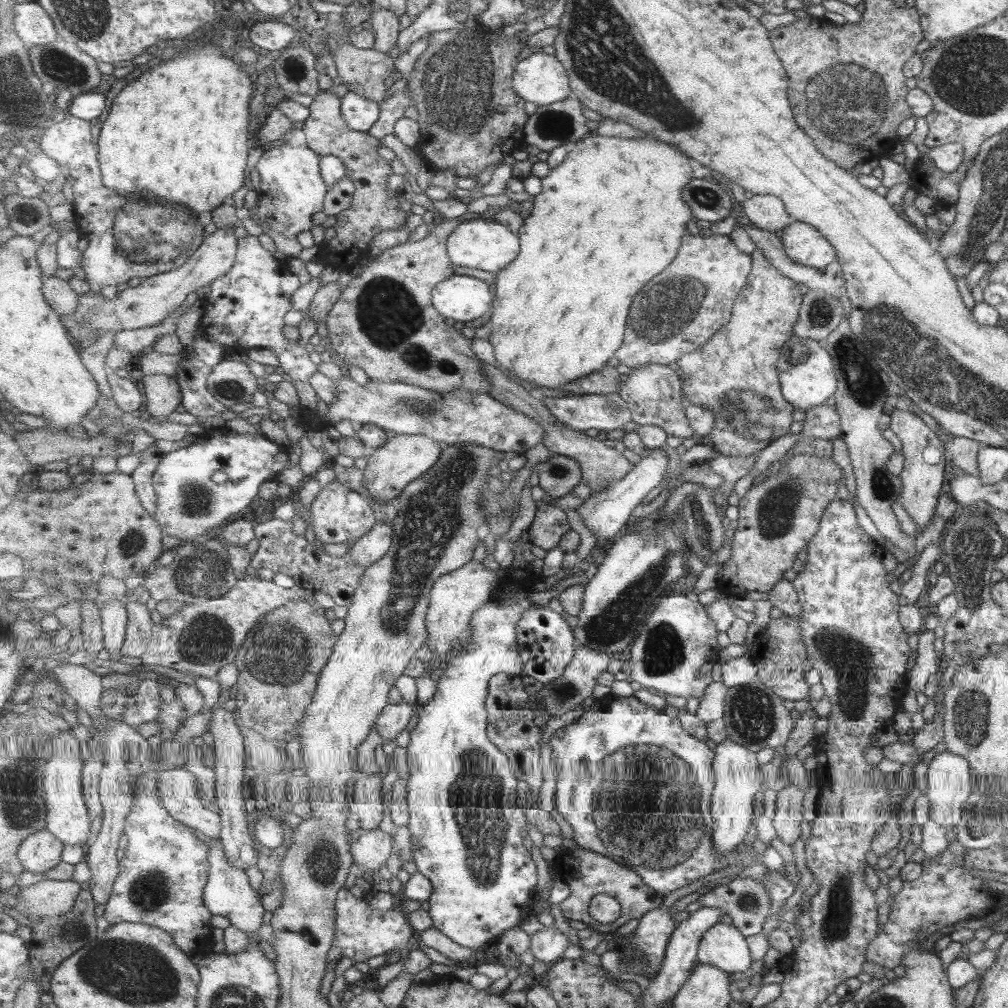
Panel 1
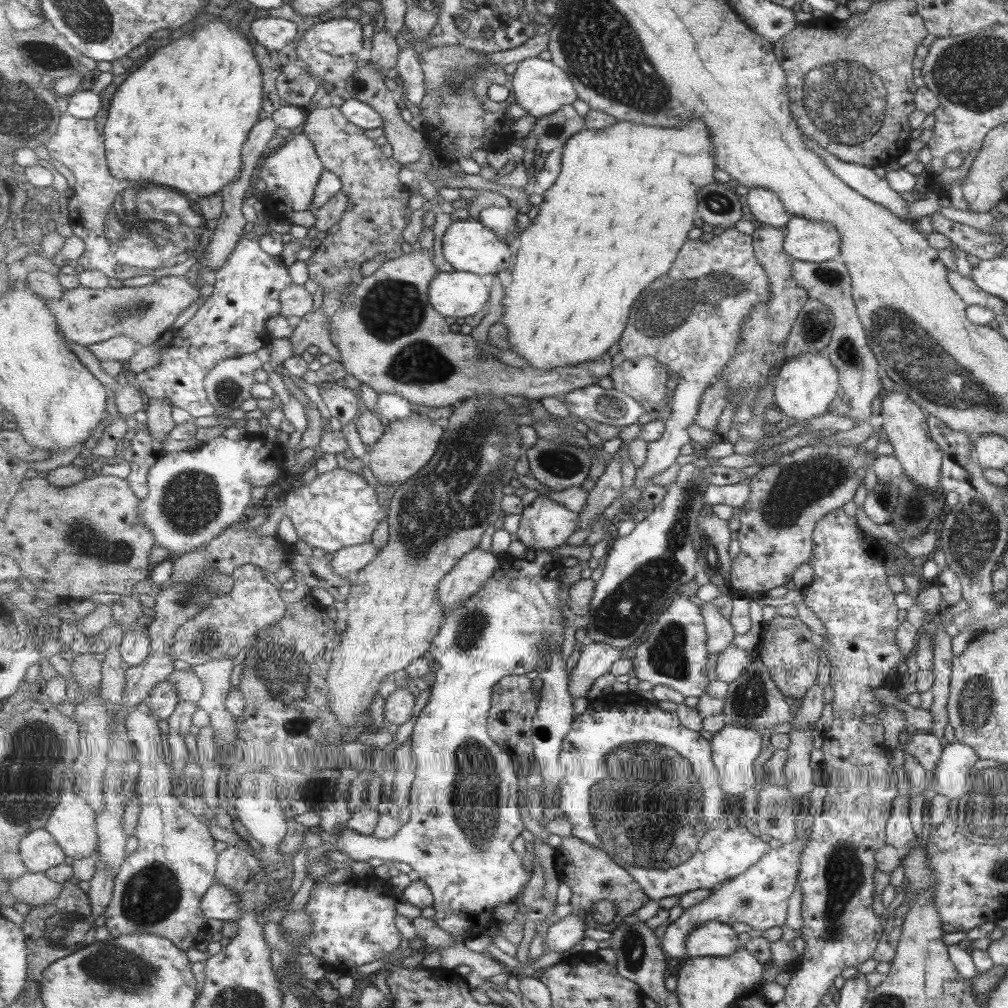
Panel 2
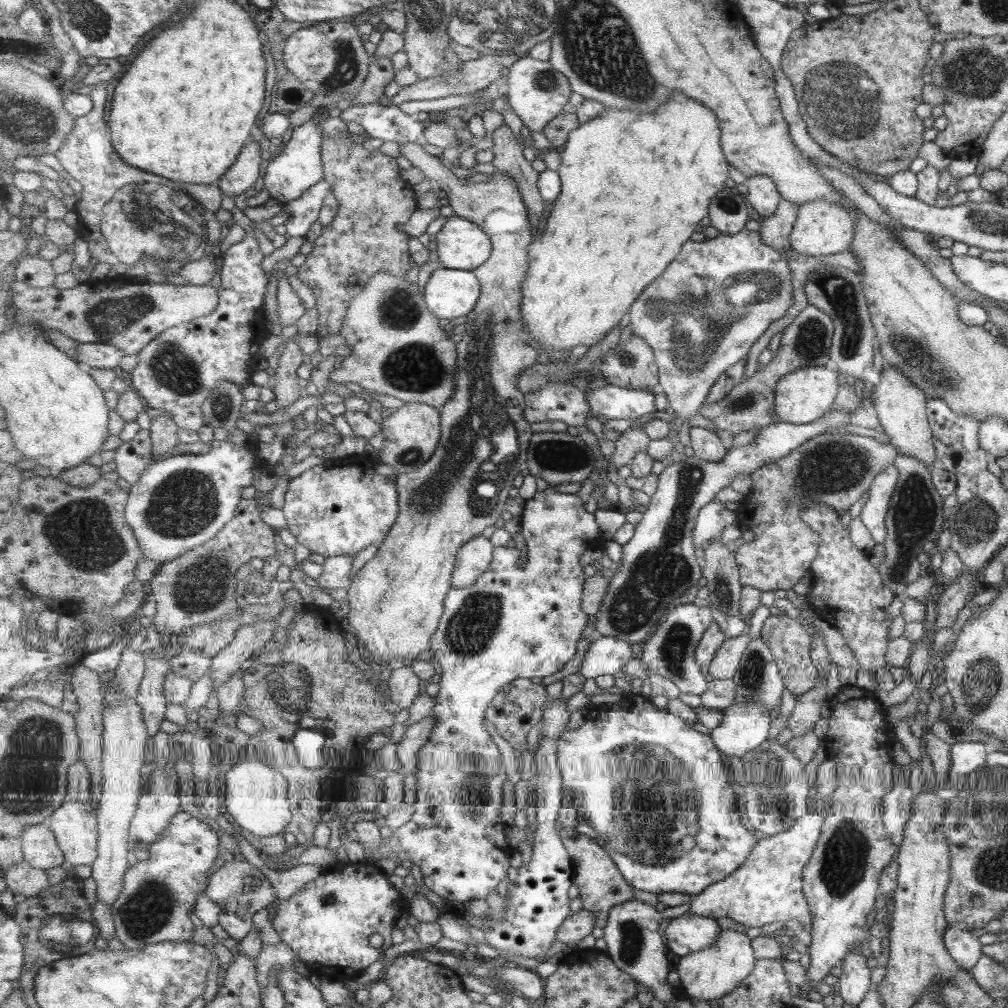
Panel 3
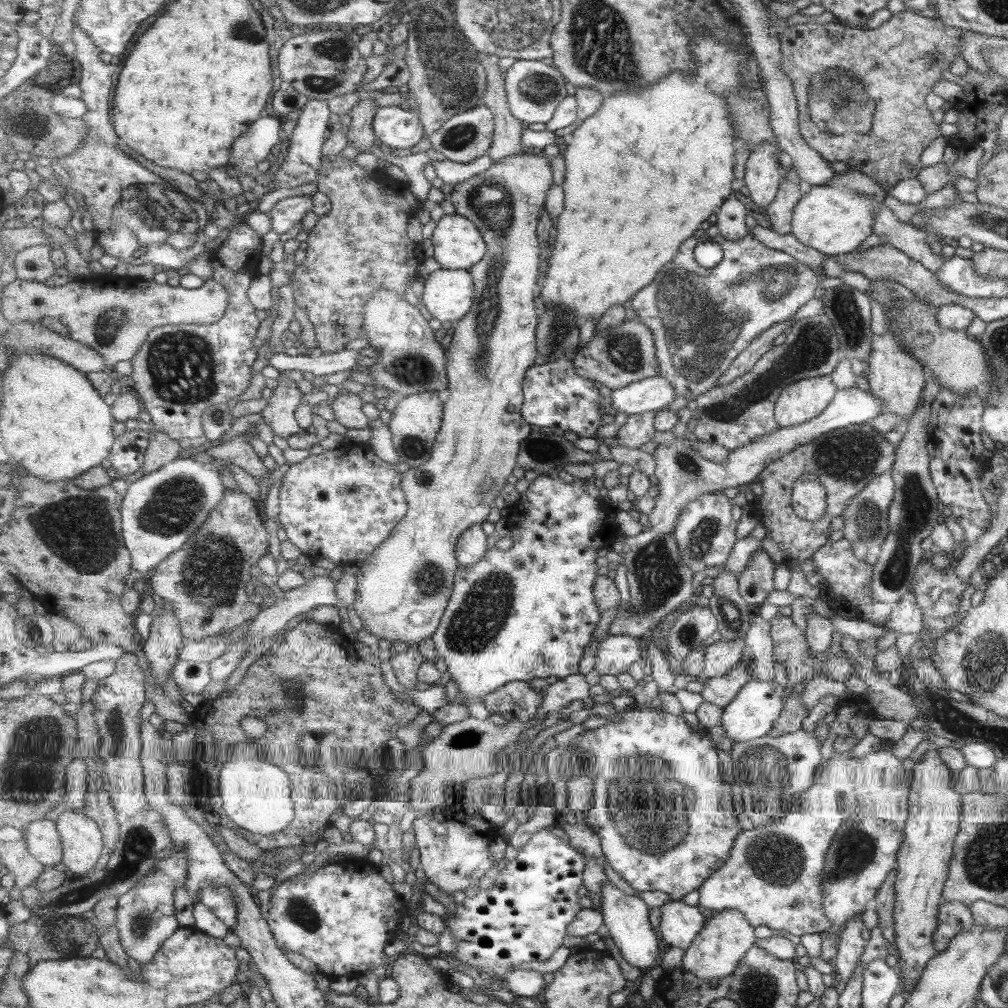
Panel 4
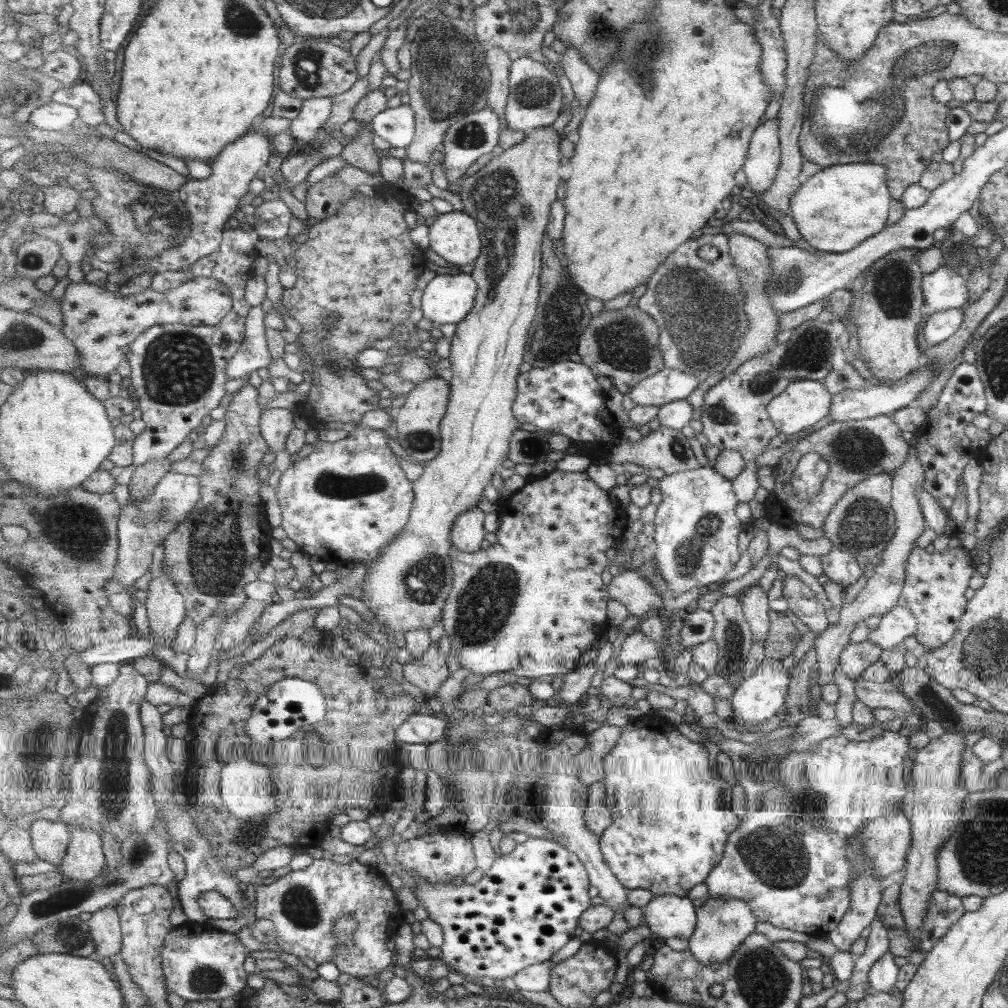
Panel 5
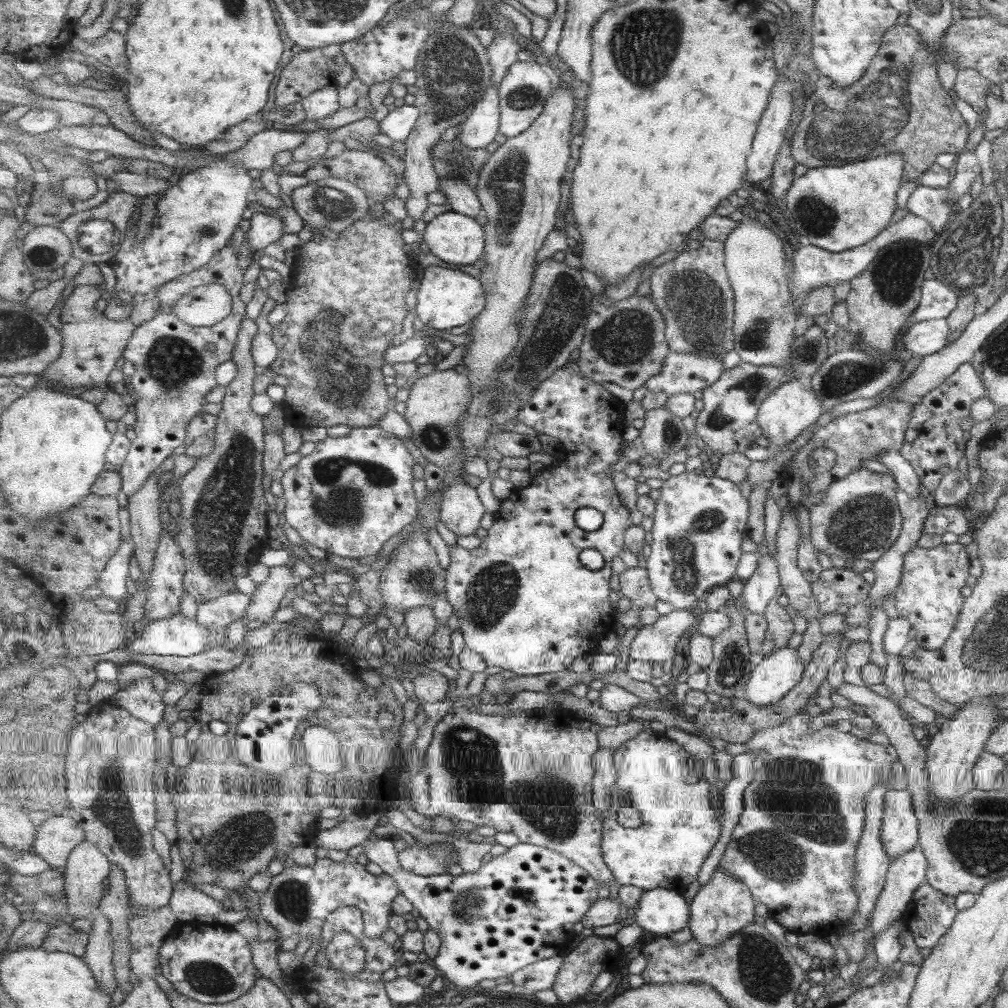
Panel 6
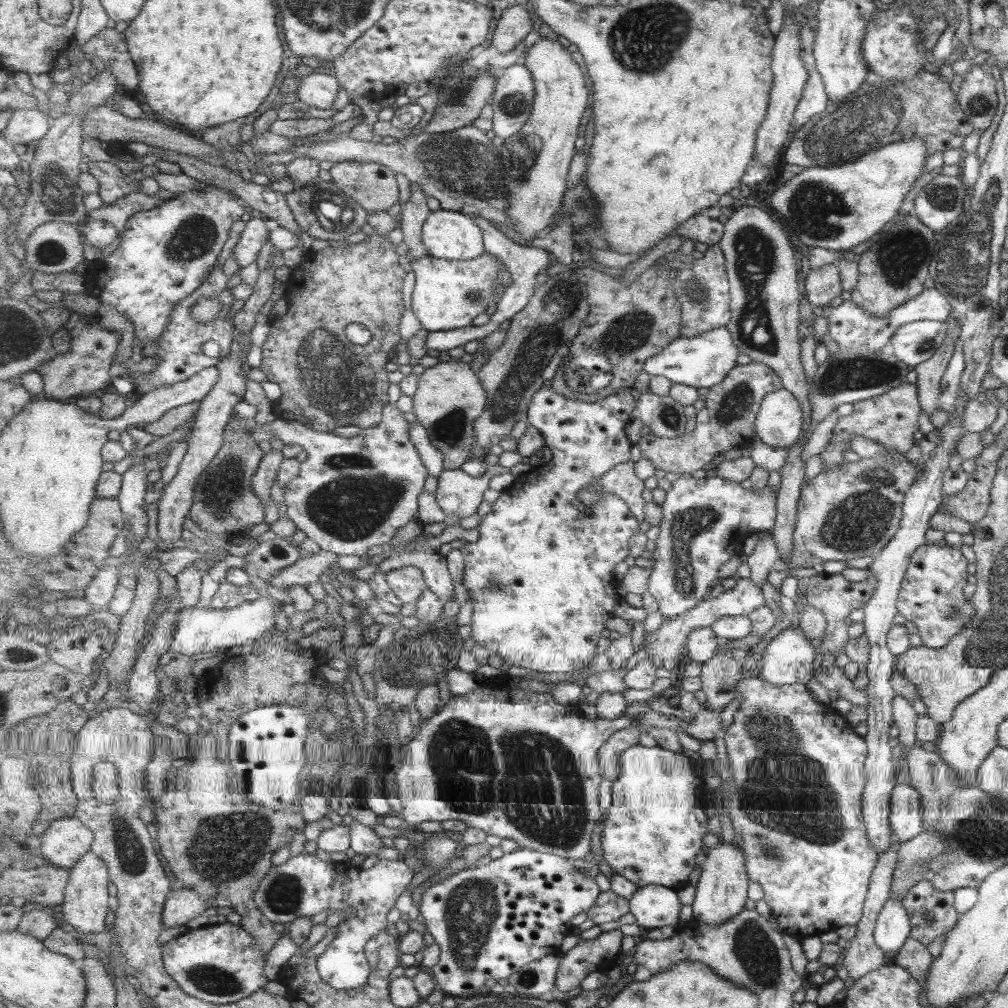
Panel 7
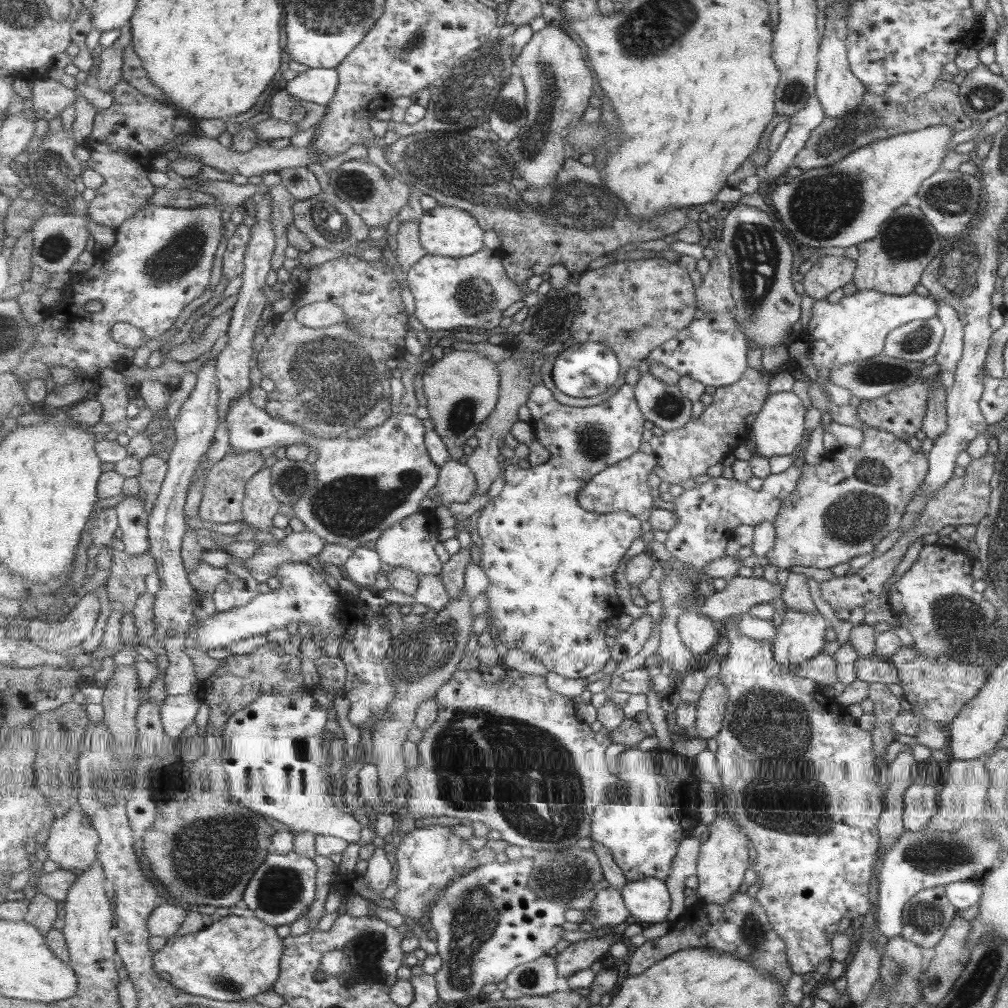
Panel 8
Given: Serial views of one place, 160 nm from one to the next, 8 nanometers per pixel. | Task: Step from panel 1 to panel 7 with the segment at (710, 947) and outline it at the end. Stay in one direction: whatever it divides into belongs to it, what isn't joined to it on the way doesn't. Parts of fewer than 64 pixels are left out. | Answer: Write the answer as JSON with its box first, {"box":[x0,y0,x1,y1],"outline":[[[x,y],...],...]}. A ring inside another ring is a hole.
{"box":[630,885,681,930],"outline":[[[660,885],[641,887],[630,898],[630,912],[643,930],[677,925],[681,902],[677,890]]]}

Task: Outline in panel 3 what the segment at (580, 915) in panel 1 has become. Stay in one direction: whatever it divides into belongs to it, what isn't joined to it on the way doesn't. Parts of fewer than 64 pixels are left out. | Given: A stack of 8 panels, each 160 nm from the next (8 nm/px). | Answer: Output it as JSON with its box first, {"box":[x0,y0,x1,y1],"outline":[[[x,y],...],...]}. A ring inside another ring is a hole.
{"box":[560,827,634,929],"outline":[[[565,827],[560,831],[565,846],[574,858],[574,884],[579,889],[583,908],[590,910],[596,918],[596,926],[604,929],[608,925],[611,909],[617,904],[634,899],[633,887],[619,871],[612,856],[594,838],[581,834],[576,827]]]}

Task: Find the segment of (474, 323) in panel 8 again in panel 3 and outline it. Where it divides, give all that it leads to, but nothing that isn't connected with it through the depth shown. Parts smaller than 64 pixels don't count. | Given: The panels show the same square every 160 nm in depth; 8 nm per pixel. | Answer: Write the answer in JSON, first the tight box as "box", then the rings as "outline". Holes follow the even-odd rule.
{"box":[424,270,481,319],"outline":[[[435,270],[424,288],[429,310],[439,319],[468,317],[481,298],[480,278],[474,271]]]}

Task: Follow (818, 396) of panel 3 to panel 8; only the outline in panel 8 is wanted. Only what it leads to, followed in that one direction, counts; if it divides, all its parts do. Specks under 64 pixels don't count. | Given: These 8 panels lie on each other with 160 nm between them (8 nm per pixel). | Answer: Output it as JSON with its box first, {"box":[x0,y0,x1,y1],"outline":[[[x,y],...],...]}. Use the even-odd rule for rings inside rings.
{"box":[751,391,806,459],"outline":[[[792,391],[769,395],[763,410],[751,425],[756,438],[755,451],[768,459],[791,454],[802,440],[805,413],[806,409],[801,405],[801,400]]]}

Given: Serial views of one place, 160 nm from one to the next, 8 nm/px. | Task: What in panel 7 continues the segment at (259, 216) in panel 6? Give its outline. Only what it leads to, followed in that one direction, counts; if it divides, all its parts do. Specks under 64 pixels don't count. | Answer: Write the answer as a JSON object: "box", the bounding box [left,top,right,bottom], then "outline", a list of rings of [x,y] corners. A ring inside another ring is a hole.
{"box":[233,217,273,269],"outline":[[[253,217],[245,222],[244,231],[240,234],[233,251],[240,269],[254,264],[259,258],[259,252],[266,246],[273,225],[266,217]]]}

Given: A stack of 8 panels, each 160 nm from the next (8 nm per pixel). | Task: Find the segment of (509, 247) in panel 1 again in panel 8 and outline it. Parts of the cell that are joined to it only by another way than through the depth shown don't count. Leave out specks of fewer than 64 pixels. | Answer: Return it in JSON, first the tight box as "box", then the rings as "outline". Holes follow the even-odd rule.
{"box":[420,204,486,258],"outline":[[[437,204],[432,210],[424,212],[420,219],[420,241],[429,255],[463,258],[480,252],[484,246],[486,230],[481,228],[477,217],[455,207],[442,207]]]}

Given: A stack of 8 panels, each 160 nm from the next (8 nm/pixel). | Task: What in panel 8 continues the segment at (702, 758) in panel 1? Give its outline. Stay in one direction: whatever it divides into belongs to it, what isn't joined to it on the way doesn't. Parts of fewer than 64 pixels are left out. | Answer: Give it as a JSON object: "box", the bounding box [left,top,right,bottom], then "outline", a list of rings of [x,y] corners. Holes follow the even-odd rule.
{"box":[593,746,700,882],"outline":[[[665,746],[654,750],[627,749],[617,758],[619,783],[608,788],[608,802],[601,805],[593,814],[593,840],[604,844],[613,853],[618,866],[631,882],[645,878],[659,878],[666,882],[673,860],[677,856],[683,838],[691,837],[691,830],[700,823],[699,818],[699,781],[694,775],[691,759],[679,756]]]}

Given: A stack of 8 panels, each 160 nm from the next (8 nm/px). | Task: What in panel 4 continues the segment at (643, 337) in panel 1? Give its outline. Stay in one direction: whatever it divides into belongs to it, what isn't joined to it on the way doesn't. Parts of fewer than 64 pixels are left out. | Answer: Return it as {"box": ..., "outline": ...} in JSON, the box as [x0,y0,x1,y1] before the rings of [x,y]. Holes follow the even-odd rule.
{"box":[631,234,824,401],"outline":[[[719,234],[710,238],[709,240],[719,243],[725,250],[725,257],[716,268],[703,268],[695,260],[695,248],[701,240],[688,238],[675,260],[665,264],[658,272],[656,280],[633,297],[631,304],[638,319],[654,333],[660,375],[670,380],[669,384],[673,384],[677,396],[687,401],[696,400],[701,394],[715,388],[721,376],[732,366],[732,362],[753,340],[761,336],[761,332],[792,317],[812,298],[819,281],[824,280],[823,274],[817,274],[817,271],[793,260],[785,252],[761,244],[754,234],[748,234],[743,240],[735,242],[725,240]]]}

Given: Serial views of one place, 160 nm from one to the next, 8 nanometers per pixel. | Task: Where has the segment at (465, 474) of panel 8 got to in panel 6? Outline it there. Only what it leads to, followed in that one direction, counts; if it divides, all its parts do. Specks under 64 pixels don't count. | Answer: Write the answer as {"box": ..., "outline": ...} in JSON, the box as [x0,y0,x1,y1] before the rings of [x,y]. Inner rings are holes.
{"box":[440,479,485,537],"outline":[[[455,479],[444,492],[440,516],[456,537],[475,535],[485,516],[485,506],[473,486]]]}

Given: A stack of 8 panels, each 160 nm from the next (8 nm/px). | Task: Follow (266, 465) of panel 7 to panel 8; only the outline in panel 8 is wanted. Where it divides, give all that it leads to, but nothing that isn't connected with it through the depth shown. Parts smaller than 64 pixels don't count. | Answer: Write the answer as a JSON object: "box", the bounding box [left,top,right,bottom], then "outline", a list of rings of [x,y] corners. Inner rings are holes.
{"box":[244,467,282,531],"outline":[[[264,467],[248,482],[244,500],[244,520],[261,531],[269,531],[282,502],[273,494],[271,467]]]}

